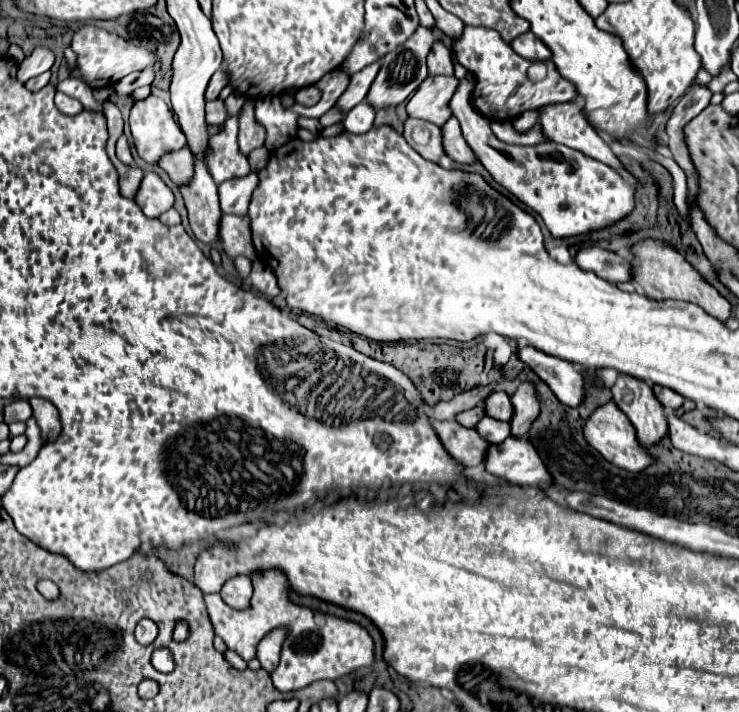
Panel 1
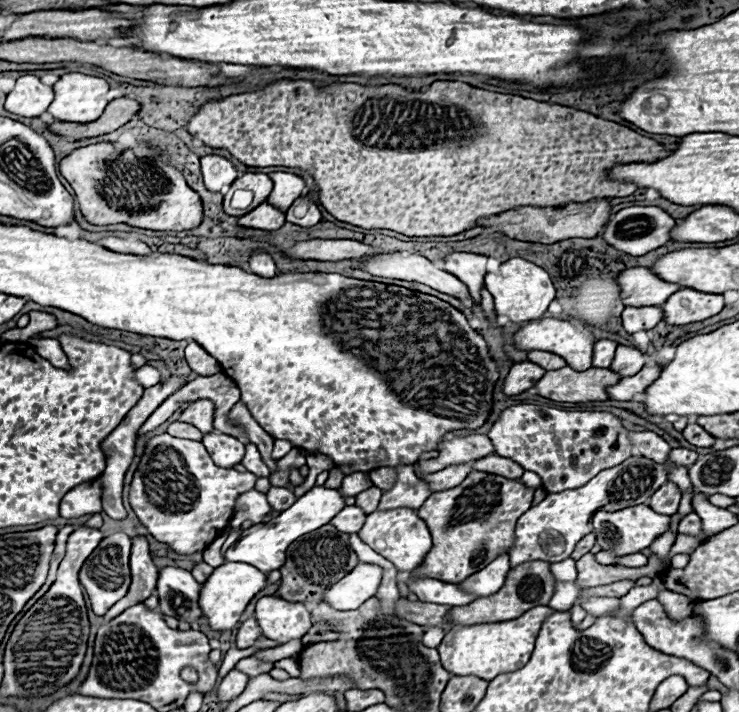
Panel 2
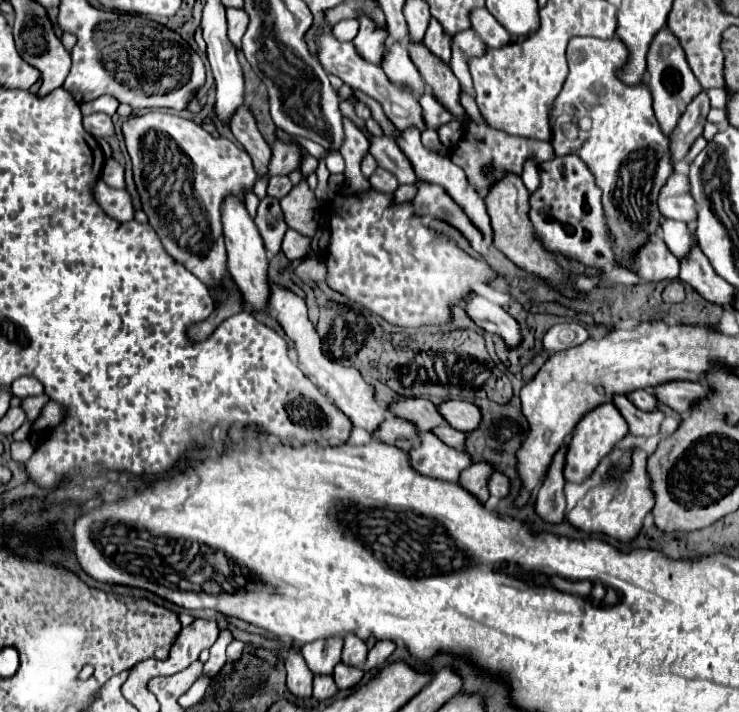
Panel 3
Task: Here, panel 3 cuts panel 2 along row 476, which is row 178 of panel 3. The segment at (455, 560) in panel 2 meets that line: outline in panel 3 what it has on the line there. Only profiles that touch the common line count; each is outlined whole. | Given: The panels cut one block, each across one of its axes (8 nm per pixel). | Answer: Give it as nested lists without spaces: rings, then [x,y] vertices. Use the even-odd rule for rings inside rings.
[[[470,122],[464,130],[464,136],[460,138],[460,142],[450,148],[450,160],[460,166],[466,172],[468,184],[484,198],[486,192],[500,182],[500,178],[504,178],[506,174],[522,174],[524,162],[532,158],[536,166],[540,166],[546,160],[552,160],[552,144],[550,142],[540,142],[534,138],[520,138],[520,136],[510,136],[498,130],[492,130],[486,124],[476,124]]]

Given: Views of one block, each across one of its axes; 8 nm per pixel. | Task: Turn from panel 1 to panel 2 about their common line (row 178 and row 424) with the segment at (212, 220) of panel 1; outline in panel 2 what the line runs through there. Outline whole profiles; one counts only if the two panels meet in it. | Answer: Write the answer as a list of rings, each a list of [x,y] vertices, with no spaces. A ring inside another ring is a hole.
[[[196,400],[180,414],[180,420],[196,426],[202,434],[208,434],[214,430],[214,404],[210,400]]]

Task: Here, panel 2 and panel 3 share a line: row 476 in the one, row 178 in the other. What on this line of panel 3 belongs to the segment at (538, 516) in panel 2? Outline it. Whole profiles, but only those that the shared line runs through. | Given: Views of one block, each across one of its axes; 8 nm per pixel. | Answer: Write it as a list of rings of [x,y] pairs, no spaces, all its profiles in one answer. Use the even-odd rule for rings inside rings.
[[[576,36],[572,38],[566,49],[566,58],[570,66],[570,74],[564,82],[562,92],[556,96],[556,102],[550,112],[550,130],[552,130],[552,146],[556,156],[576,154],[592,172],[596,186],[602,190],[602,206],[606,216],[606,226],[614,238],[614,256],[620,266],[634,272],[636,266],[630,264],[634,254],[648,242],[648,236],[656,232],[662,222],[662,214],[658,210],[658,192],[674,172],[668,160],[668,138],[662,134],[656,116],[652,112],[652,98],[646,84],[626,86],[616,78],[616,70],[626,62],[628,50],[622,46],[618,38],[602,40],[594,37]],[[584,118],[590,120],[588,128],[580,128],[578,122]]]

